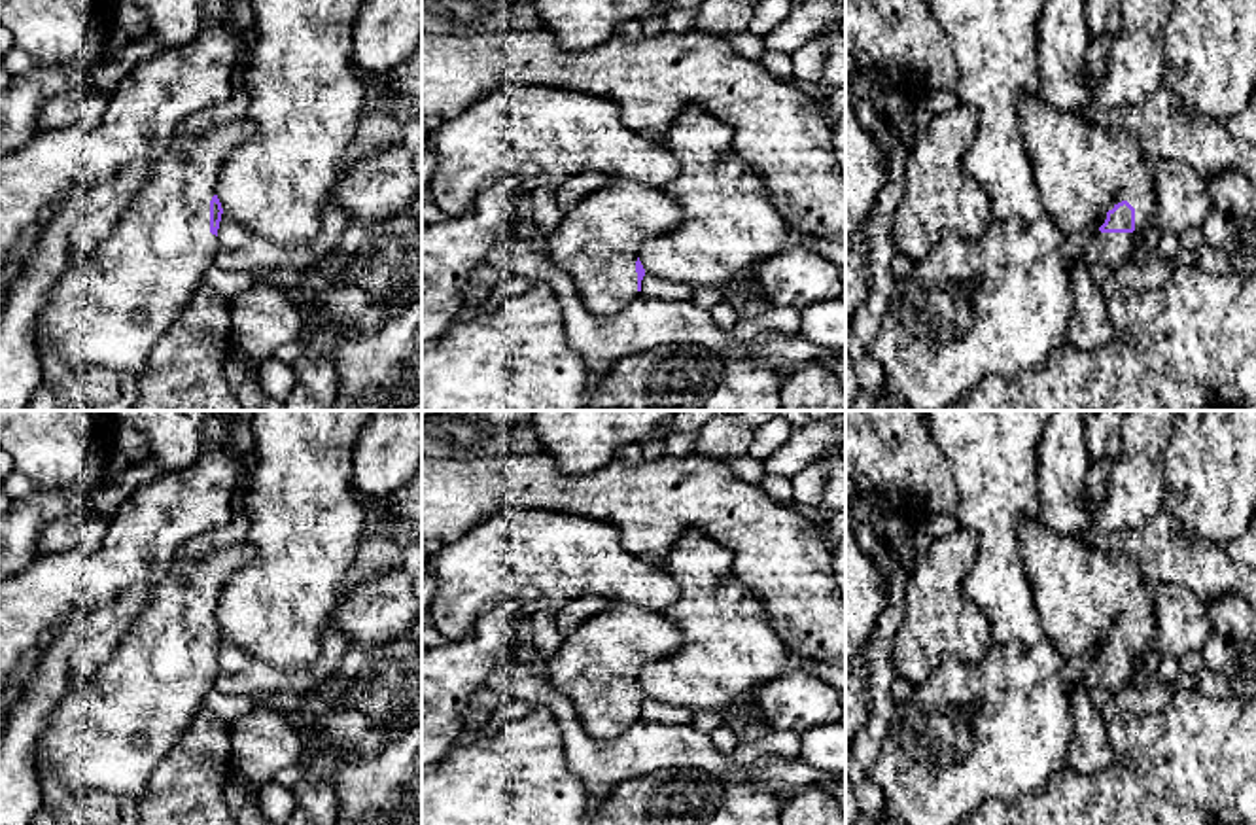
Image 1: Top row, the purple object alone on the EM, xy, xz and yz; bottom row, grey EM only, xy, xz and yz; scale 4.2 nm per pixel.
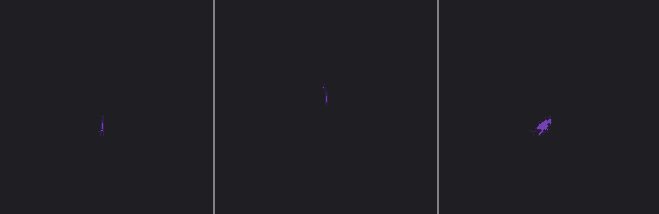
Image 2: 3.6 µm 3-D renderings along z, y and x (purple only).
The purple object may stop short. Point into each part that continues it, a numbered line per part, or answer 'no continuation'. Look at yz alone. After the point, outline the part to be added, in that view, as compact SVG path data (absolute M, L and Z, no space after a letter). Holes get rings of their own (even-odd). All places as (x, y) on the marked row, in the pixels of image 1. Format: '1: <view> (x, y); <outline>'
1: yz (1082, 171); M1023 93L1016 108L1018 129L1023 134L1044 212L1065 235L1088 233L1091 237L1084 250L1084 261L1090 267L1105 265L1112 272L1131 265L1135 248L1143 244L1139 237L1156 221L1160 165L1143 149L1133 131L1090 125L1080 112L1050 106L1040 93ZM1122 201L1135 208L1135 231L1101 233L1107 212Z

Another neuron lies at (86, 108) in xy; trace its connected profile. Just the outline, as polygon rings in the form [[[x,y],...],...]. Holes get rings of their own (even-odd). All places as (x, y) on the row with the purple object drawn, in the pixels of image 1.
[[[68,91],[49,100],[38,119],[40,131],[70,125],[95,127],[106,112],[106,100],[93,91]]]

